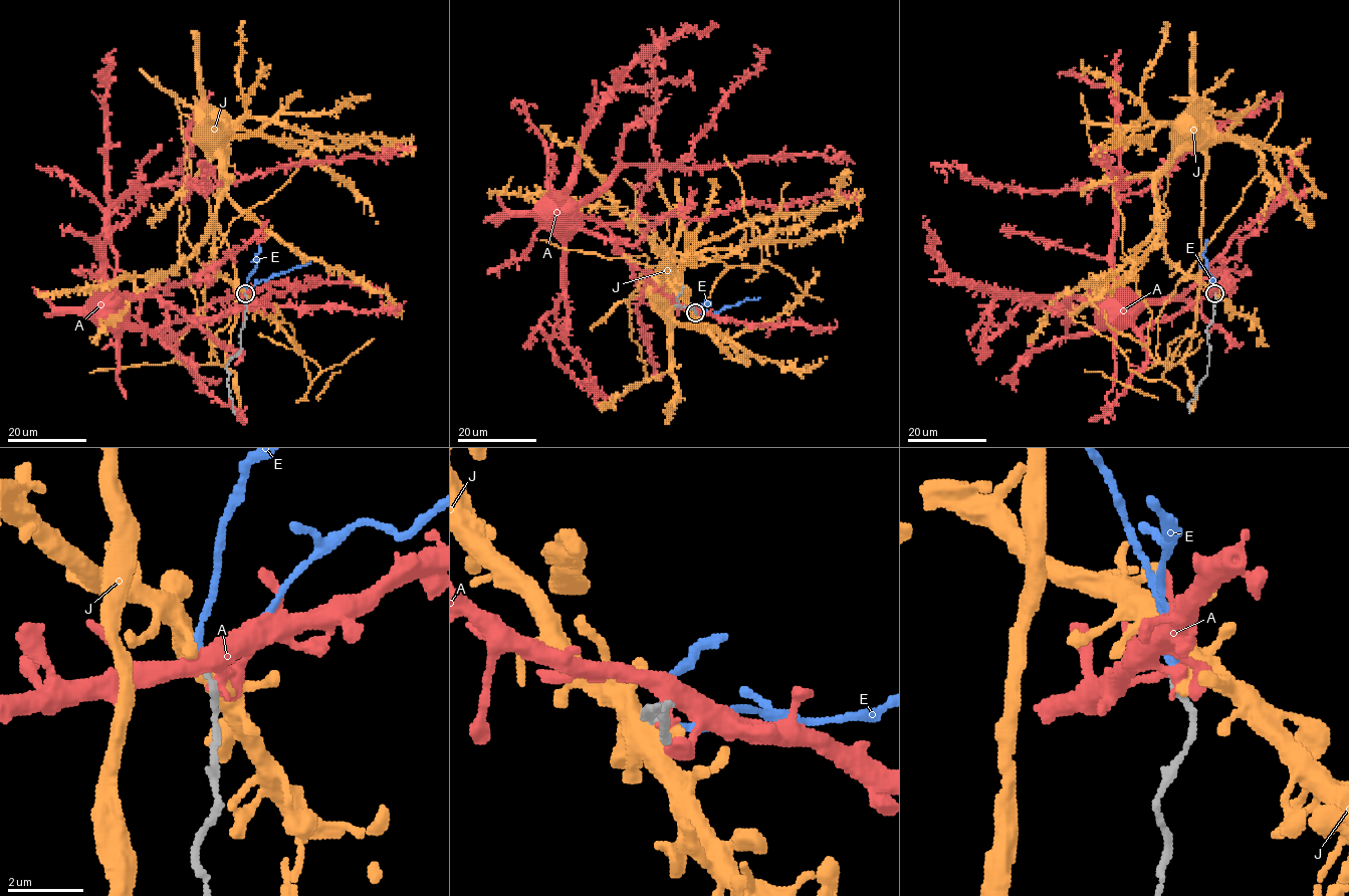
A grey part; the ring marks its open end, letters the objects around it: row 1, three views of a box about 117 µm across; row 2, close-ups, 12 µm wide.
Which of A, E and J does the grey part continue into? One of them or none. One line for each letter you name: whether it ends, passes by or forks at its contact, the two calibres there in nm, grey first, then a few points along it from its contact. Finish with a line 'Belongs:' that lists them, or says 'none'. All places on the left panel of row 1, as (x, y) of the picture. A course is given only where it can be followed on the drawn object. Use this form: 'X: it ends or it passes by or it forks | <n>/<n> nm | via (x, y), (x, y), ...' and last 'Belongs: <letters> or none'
Belongs: none

